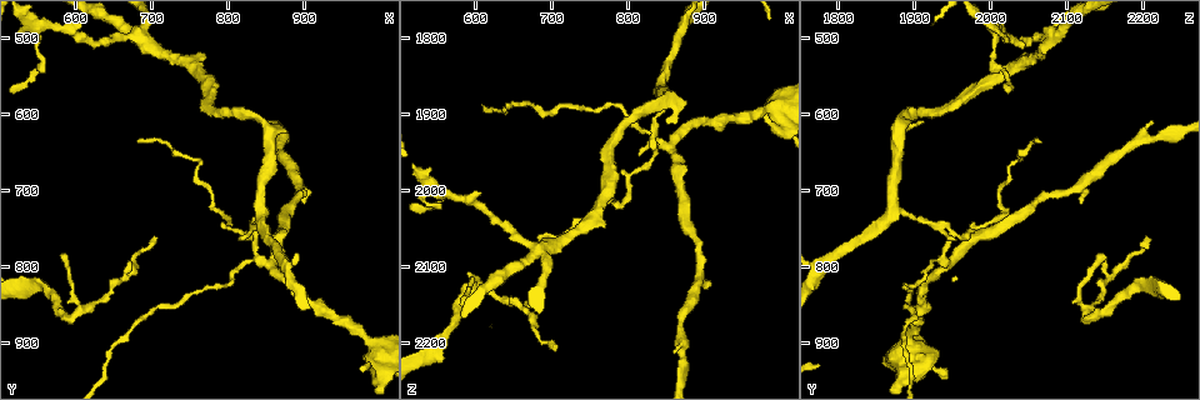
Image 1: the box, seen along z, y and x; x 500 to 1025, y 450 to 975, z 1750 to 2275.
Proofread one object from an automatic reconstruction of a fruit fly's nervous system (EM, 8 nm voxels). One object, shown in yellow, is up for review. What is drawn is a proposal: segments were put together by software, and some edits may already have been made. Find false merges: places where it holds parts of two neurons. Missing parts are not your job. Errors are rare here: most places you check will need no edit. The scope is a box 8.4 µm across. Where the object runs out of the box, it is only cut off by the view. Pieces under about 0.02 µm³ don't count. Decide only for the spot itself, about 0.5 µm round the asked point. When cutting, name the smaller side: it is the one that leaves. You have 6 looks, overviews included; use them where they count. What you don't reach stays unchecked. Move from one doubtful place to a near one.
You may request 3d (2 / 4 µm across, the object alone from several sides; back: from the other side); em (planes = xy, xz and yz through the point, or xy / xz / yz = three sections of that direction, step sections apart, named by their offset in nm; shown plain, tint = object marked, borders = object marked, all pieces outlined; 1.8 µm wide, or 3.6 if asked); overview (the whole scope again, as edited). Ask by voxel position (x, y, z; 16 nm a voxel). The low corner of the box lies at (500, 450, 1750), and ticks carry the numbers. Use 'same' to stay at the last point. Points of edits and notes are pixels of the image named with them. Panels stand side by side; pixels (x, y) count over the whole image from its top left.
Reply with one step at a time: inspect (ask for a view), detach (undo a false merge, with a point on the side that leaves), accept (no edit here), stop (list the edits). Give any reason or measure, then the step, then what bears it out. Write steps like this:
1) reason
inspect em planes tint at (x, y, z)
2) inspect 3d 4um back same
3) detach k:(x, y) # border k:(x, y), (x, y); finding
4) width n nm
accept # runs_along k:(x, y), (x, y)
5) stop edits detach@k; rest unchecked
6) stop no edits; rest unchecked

sharp bend
inspect em yz step 16 tint at (560, 485, 2005)

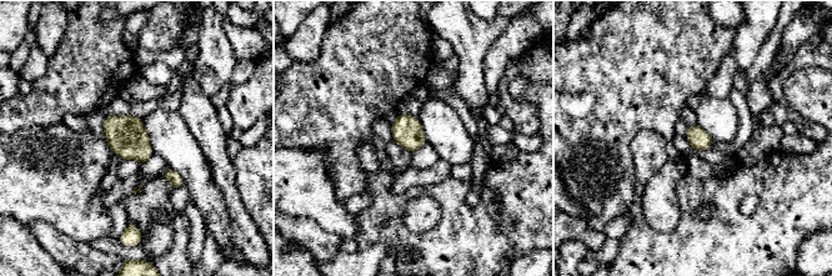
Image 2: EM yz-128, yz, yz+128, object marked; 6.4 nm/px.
cut it another way
inspect em planes tint same

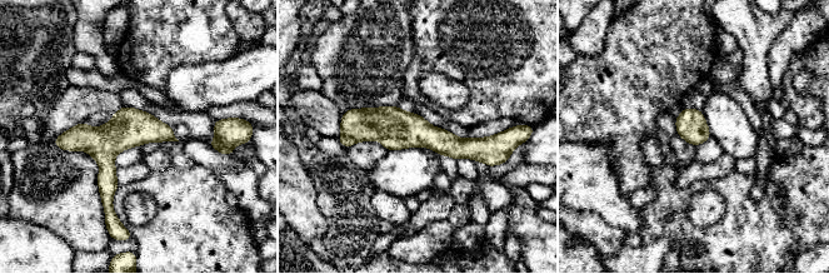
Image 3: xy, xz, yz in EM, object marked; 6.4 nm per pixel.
width 190 nm
accept # all the same neuron

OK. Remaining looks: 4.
inspect 3d 2um at (685, 500, 2070)

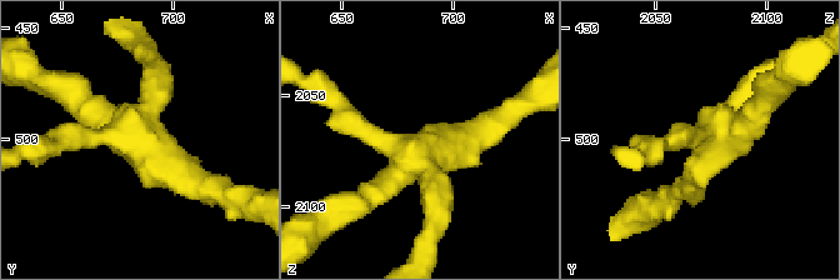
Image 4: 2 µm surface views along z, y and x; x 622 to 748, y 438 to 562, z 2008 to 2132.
arms 4
inspect em planes plain at (684, 500, 2073)

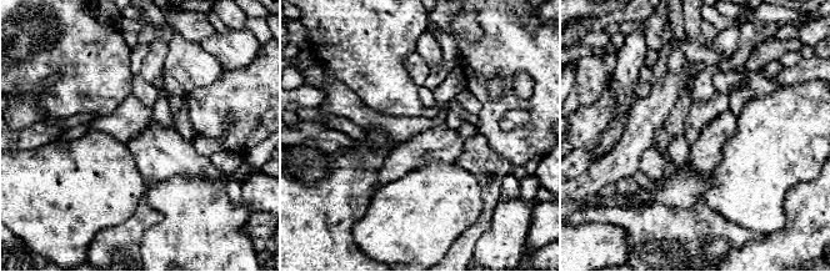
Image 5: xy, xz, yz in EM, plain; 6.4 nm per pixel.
with the object marked
inspect em planes tint same

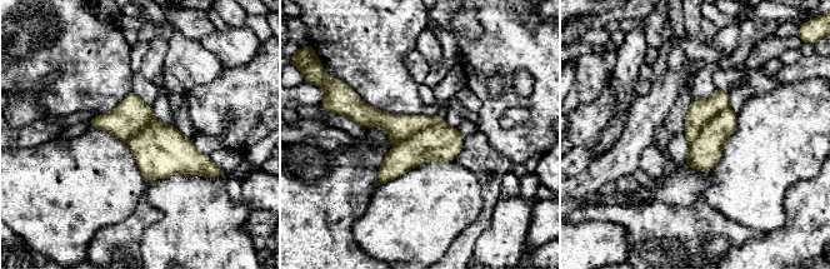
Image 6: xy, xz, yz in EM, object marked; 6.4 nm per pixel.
detach 6:(703, 110) # part_leaving 6:(348, 111), (389, 123), (435, 119); two neurons meet here

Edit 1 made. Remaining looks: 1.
inspect em planes borders at (835, 745, 1945)

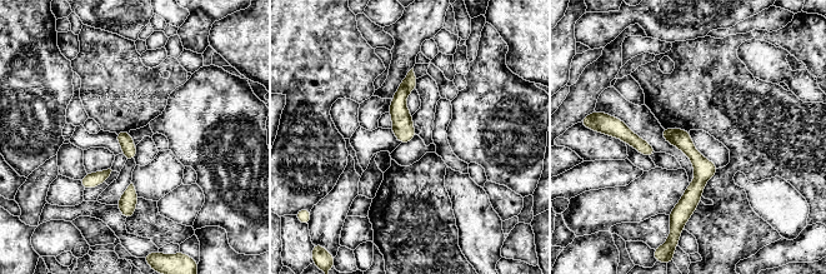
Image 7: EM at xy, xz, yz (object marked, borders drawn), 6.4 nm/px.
detach 7:(410, 81) # border 7:(403, 81), (408, 93); two neurons meet here

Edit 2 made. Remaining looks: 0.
stop edits detach@6, detach@7; rest unchecked

